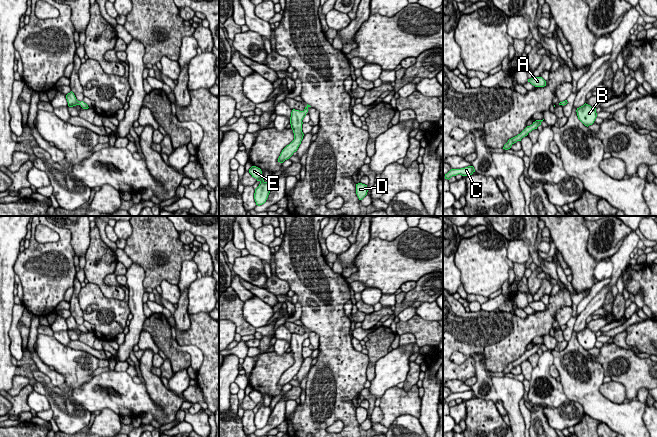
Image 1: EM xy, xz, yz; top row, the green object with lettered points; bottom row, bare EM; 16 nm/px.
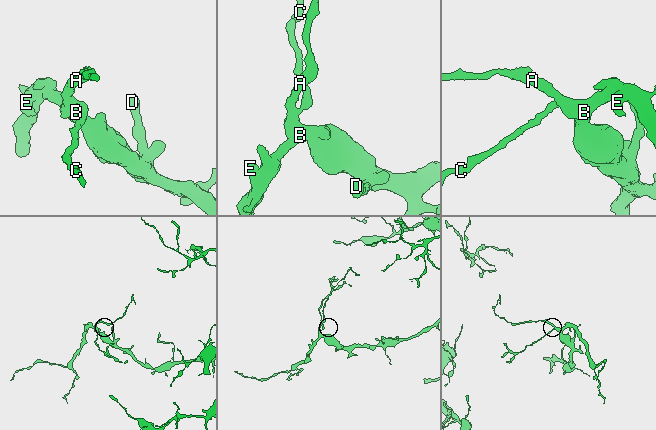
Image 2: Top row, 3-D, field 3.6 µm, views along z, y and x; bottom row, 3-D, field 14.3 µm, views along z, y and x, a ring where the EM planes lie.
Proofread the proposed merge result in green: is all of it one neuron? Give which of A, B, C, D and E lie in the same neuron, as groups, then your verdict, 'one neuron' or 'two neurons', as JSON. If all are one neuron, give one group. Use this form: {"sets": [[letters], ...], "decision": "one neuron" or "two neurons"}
{"sets": [["A", "B", "C", "D", "E"]], "decision": "one neuron"}

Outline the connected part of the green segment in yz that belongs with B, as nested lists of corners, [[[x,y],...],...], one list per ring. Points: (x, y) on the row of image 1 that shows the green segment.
[[[586,103],[577,108],[576,112],[578,119],[587,127],[592,125],[597,117],[596,108],[593,108]]]

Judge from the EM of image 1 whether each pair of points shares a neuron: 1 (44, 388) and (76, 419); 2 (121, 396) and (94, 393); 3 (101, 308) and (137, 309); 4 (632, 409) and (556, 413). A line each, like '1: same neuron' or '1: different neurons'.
1: same neuron
2: same neuron
3: different neurons
4: different neurons

